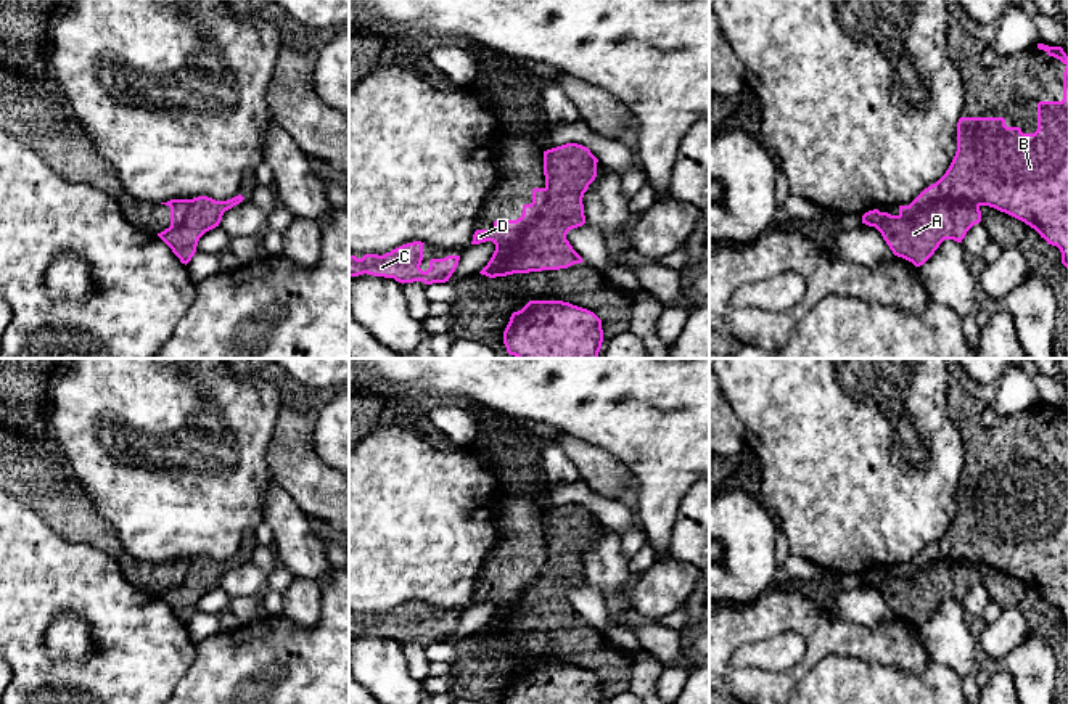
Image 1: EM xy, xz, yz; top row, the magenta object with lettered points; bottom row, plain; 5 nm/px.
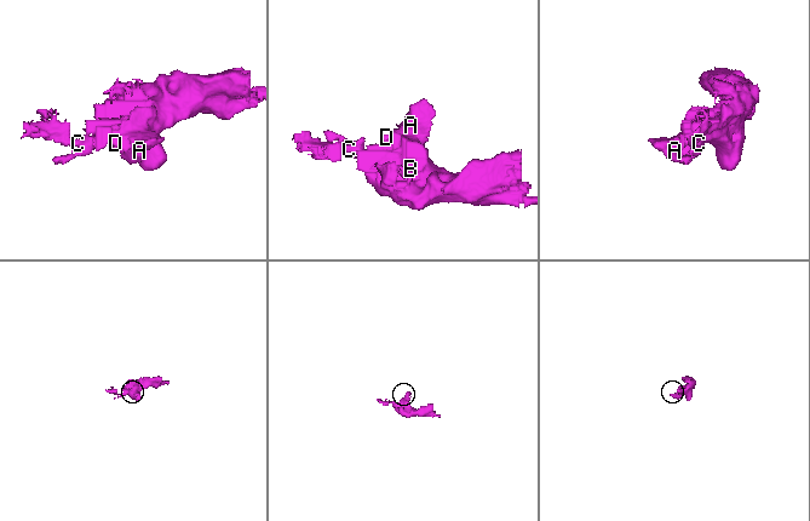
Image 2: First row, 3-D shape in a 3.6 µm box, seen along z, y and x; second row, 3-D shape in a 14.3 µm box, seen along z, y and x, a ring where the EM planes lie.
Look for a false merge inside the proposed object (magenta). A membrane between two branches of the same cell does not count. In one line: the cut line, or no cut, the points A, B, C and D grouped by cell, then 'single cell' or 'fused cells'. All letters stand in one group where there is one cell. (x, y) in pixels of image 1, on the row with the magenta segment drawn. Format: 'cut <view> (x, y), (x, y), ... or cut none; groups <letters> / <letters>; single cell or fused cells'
cut xz (546, 188), (539, 217), (513, 246), (507, 262), (510, 272); groups A / B C D; fused cells

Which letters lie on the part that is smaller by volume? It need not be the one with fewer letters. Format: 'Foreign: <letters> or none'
Foreign: A

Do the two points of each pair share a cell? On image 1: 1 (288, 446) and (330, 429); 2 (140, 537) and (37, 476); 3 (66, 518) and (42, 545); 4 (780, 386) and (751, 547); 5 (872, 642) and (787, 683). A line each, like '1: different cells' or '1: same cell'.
1: different cells
2: different cells
3: different cells
4: different cells
5: same cell

